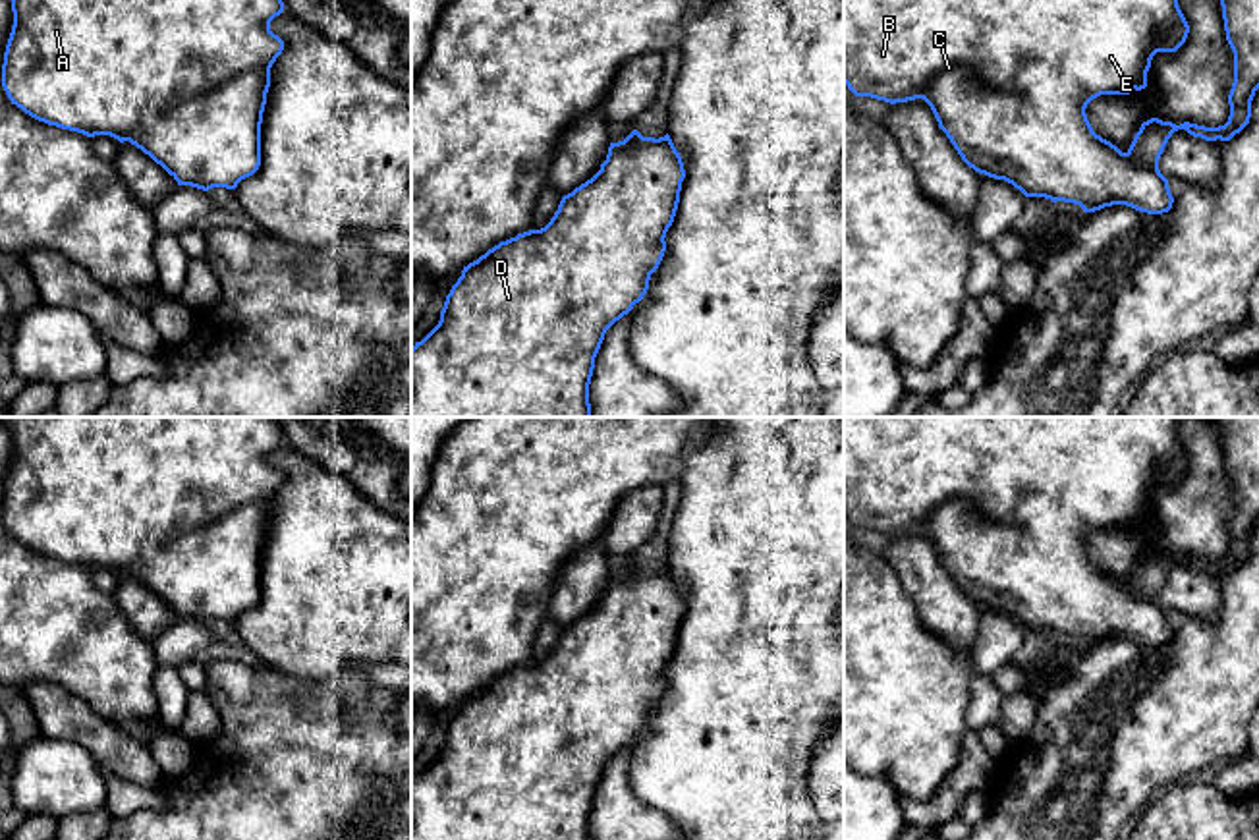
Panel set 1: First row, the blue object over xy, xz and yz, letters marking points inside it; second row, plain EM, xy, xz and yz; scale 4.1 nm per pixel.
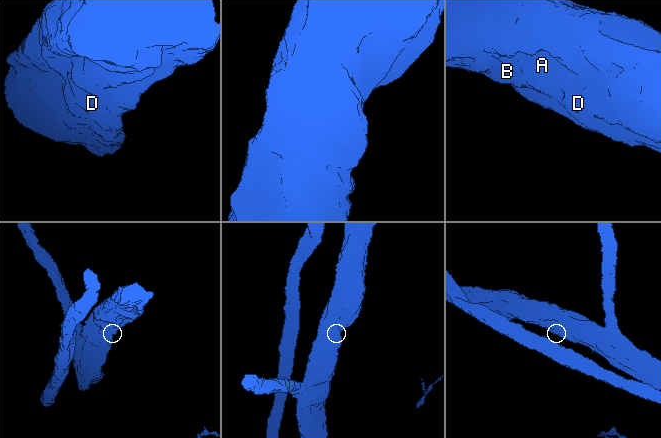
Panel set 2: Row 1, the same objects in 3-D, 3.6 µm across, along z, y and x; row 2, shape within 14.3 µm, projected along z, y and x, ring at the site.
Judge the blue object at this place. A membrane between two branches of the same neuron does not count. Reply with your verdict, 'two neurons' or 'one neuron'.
one neuron

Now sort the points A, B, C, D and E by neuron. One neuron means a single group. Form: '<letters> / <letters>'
A B C D E

